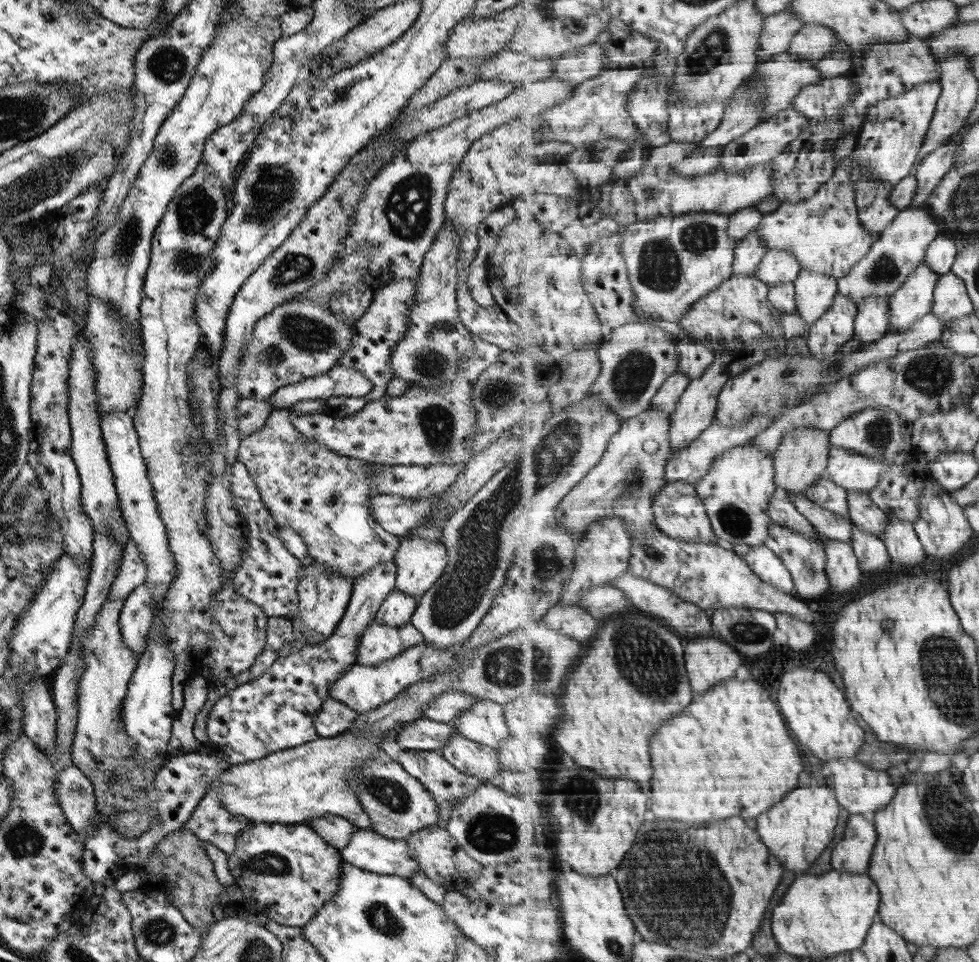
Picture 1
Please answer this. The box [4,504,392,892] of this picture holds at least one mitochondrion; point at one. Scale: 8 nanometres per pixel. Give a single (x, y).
(268, 863)

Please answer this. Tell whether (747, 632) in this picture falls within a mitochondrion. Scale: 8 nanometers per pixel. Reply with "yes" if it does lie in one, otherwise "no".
yes

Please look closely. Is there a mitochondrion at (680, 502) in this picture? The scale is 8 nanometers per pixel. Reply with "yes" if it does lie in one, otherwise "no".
no

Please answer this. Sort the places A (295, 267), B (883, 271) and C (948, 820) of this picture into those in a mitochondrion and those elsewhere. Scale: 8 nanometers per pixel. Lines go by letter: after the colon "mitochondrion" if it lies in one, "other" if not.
A: mitochondrion
B: mitochondrion
C: mitochondrion

